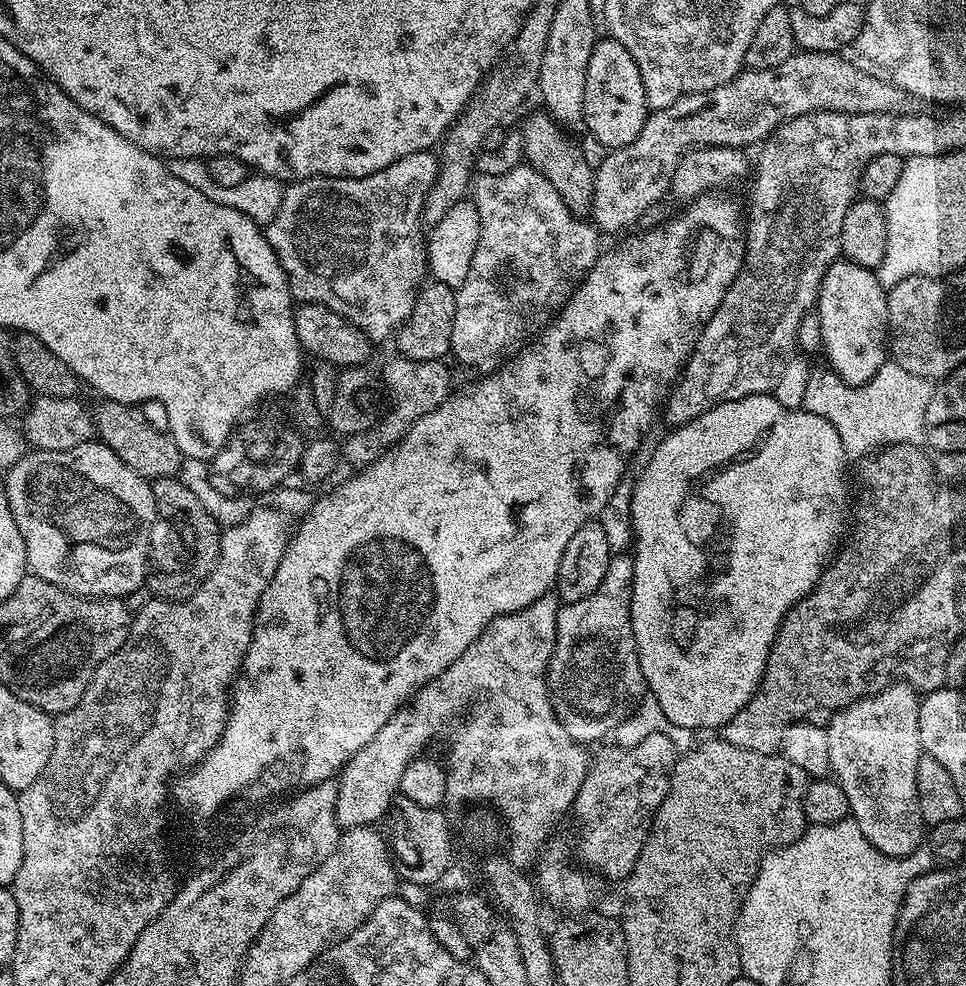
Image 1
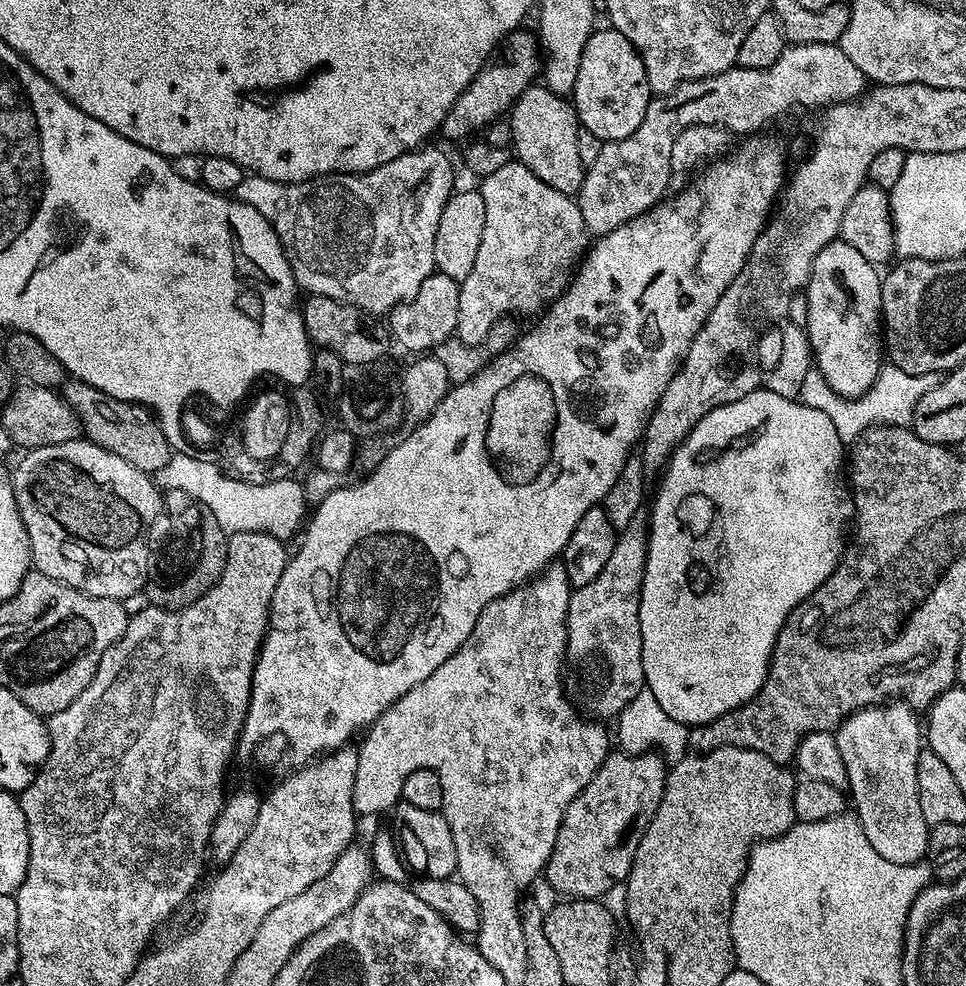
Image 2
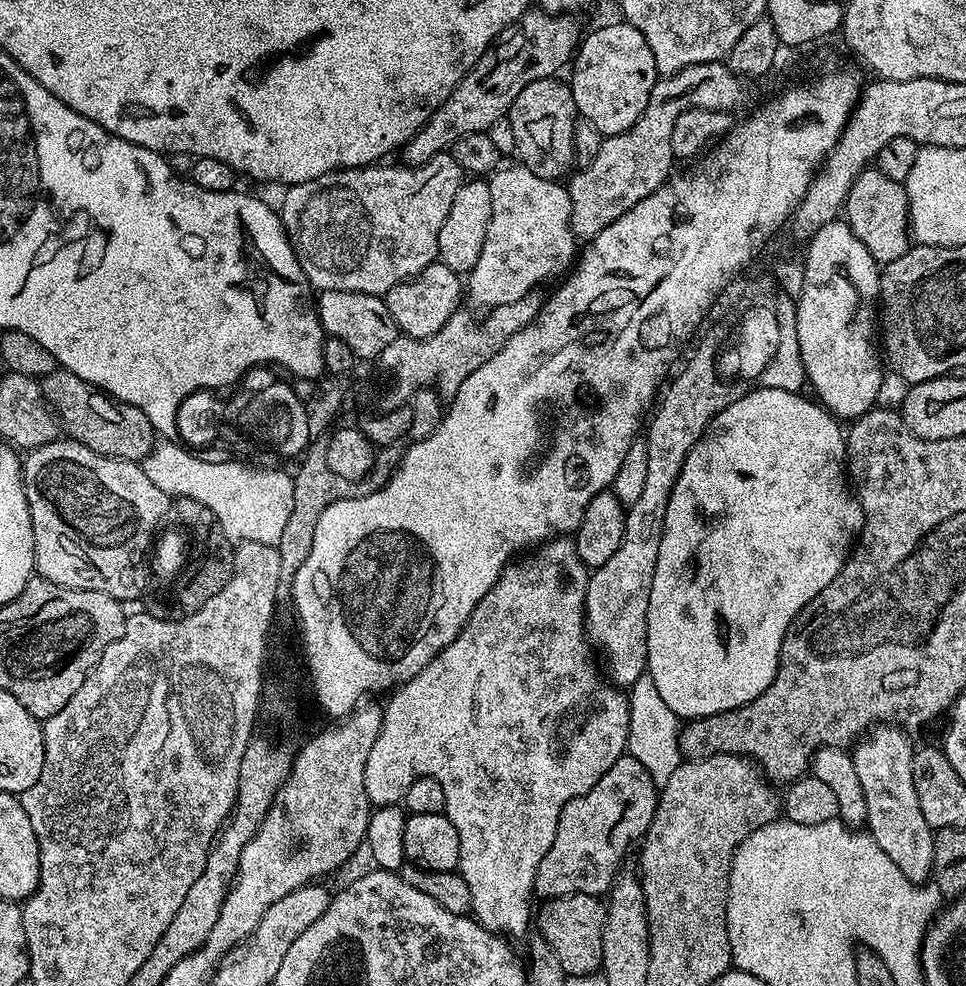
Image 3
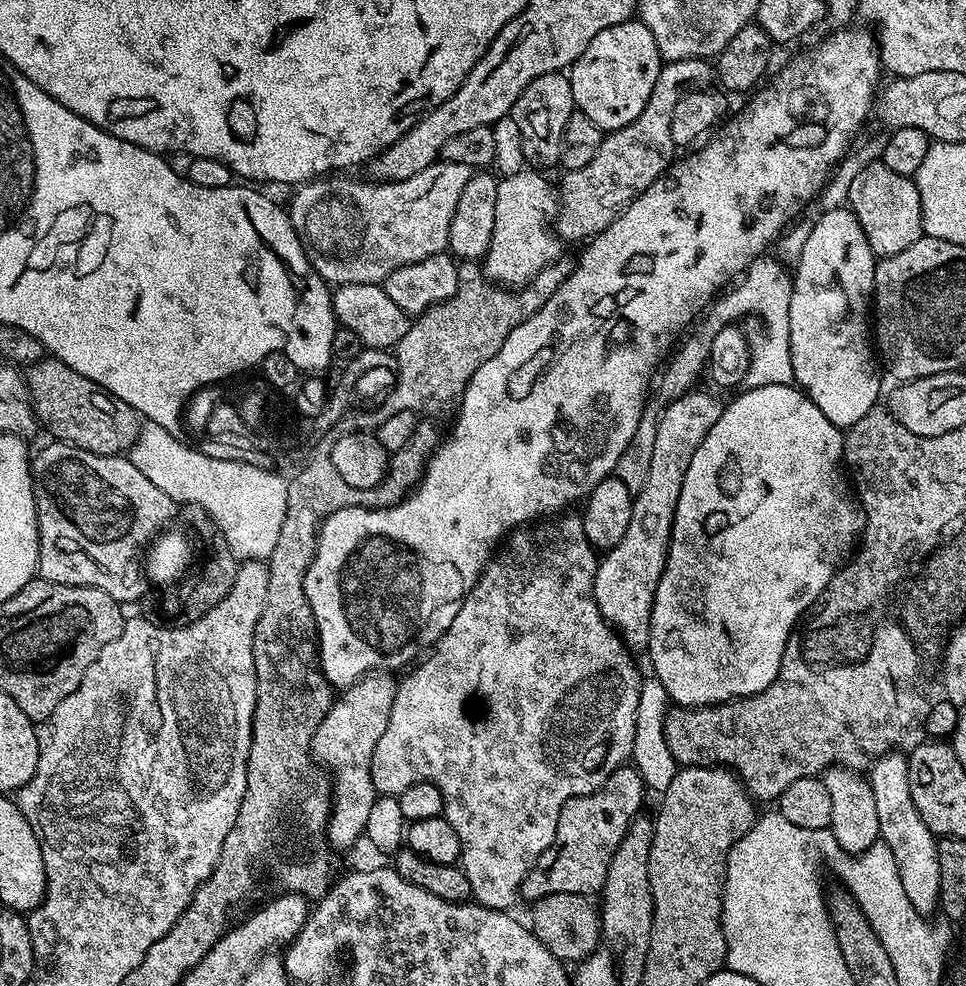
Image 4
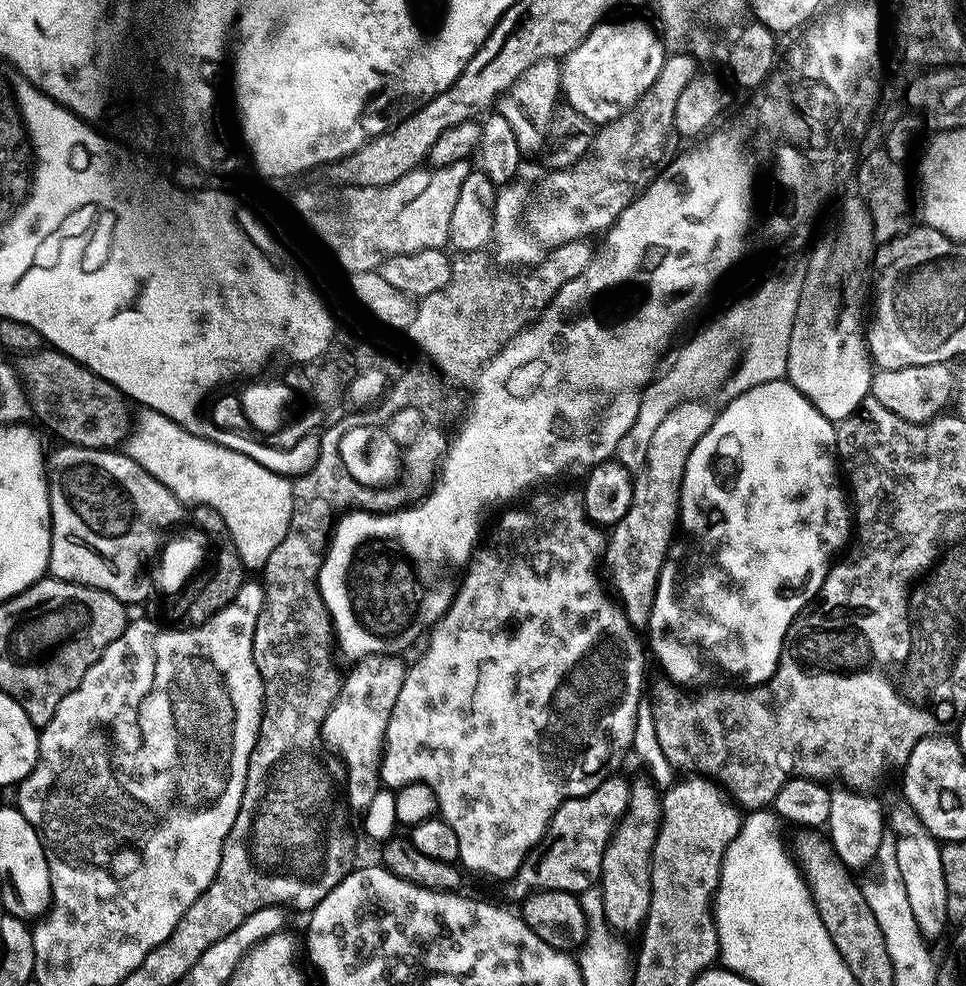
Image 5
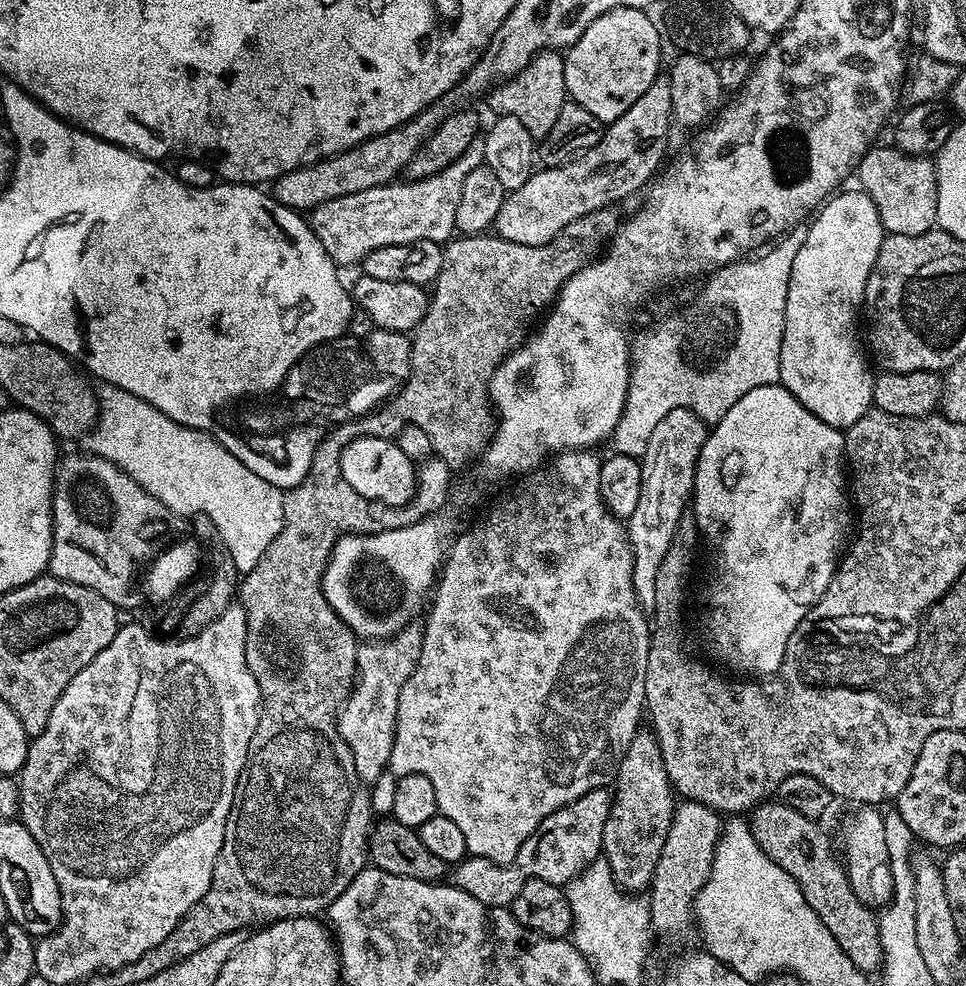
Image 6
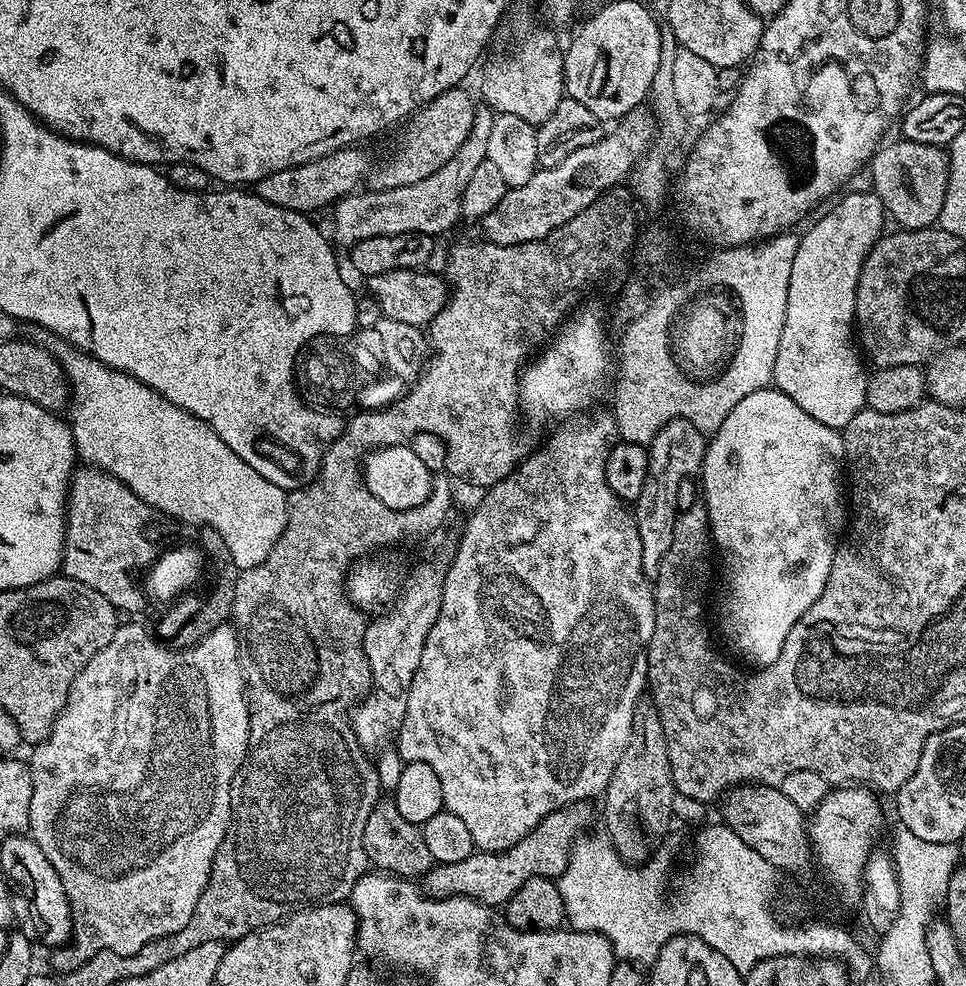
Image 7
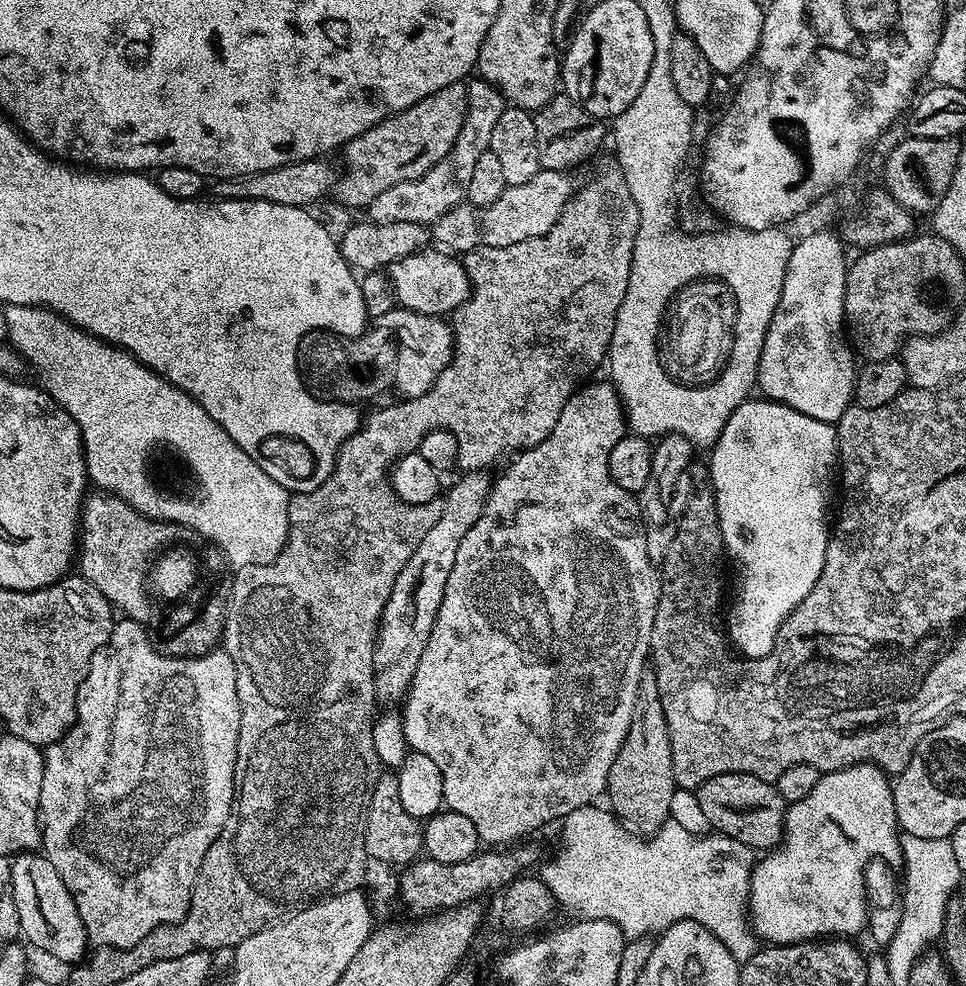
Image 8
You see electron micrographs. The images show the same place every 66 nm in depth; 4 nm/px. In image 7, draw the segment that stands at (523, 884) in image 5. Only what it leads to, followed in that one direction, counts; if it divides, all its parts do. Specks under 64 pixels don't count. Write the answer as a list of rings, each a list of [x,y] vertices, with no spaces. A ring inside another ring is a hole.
[[[579,800],[576,804],[567,804],[564,808],[554,810],[537,828],[530,830],[526,838],[522,838],[505,852],[477,850],[463,862],[433,863],[432,869],[422,878],[424,895],[433,896],[436,900],[465,896],[499,909],[508,903],[511,896],[518,894],[522,882],[526,882],[531,876],[559,878],[570,862],[570,854],[576,841],[591,829],[588,827],[592,824],[592,806],[589,801]]]

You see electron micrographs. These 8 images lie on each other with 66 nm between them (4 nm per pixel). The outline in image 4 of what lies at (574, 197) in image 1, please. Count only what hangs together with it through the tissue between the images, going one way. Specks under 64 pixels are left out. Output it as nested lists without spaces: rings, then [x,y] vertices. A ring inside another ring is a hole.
[[[547,72],[531,80],[522,90],[512,106],[510,115],[522,134],[524,158],[529,165],[546,170],[544,168],[550,167],[556,159],[561,159],[562,141],[565,139],[566,129],[569,127],[568,119],[571,118],[572,112],[574,113],[572,85],[567,75]]]

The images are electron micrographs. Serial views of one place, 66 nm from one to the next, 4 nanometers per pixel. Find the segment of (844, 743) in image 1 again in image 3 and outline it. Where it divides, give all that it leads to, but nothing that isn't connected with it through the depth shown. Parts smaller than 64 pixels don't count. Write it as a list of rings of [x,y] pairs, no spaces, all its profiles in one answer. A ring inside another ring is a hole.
[[[877,726],[855,745],[852,761],[864,791],[862,807],[868,815],[867,831],[906,878],[924,882],[932,874],[934,829],[922,818],[922,806],[918,806],[912,773],[914,744],[908,740],[911,740],[909,733],[903,728]]]

